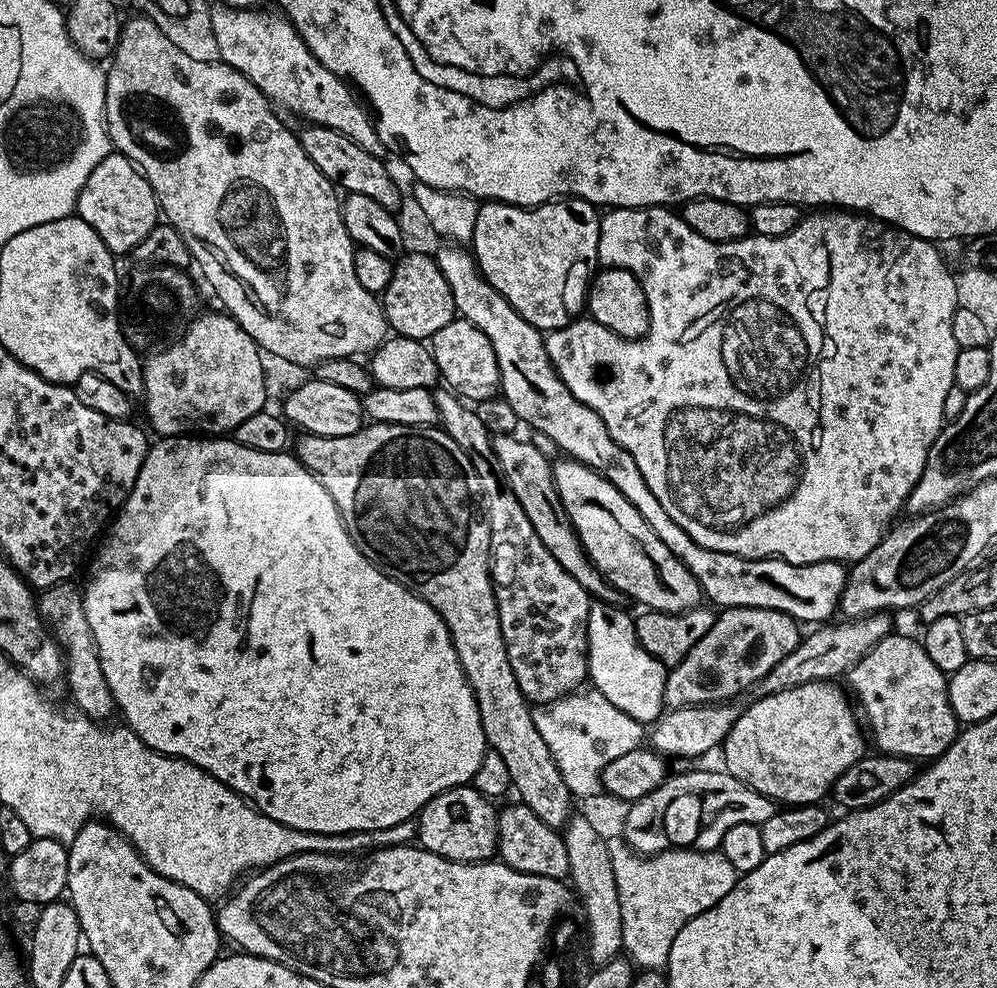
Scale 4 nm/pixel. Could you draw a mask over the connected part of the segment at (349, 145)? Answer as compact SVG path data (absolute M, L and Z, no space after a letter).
M307 125L304 128L298 134L300 145L318 170L322 171L324 177L333 182L341 180L347 193L366 194L383 208L393 212L398 210L403 199L402 191L390 180L385 161L381 157L370 154L345 135L338 134L328 127Z

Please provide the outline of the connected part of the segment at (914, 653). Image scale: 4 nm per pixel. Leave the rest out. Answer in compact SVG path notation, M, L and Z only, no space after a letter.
M896 635L882 638L862 662L846 673L847 687L862 713L871 743L873 740L881 753L931 762L956 741L962 725L948 696L946 673L934 666L919 639Z

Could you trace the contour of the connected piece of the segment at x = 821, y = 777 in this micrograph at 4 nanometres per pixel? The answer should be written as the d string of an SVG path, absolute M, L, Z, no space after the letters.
M819 680L794 686L790 690L782 690L778 694L756 698L748 709L745 707L741 711L730 734L724 739L723 767L734 778L746 782L746 786L758 790L758 794L766 794L781 805L795 806L823 801L823 796L827 797L831 793L832 784L838 778L838 774L850 770L854 762L866 755L865 729L858 719L857 709L849 693L843 687L840 689L838 685L836 682Z

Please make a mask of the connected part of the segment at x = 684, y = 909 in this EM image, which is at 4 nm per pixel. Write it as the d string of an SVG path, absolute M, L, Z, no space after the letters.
M669 847L668 851L657 856L642 856L631 850L613 851L612 869L614 882L618 886L618 906L622 910L622 942L627 959L640 970L660 970L667 965L670 946L674 946L674 938L678 938L678 930L690 922L690 918L698 918L710 906L718 906L730 890L734 890L738 874L730 862L719 850L698 852L695 848Z

